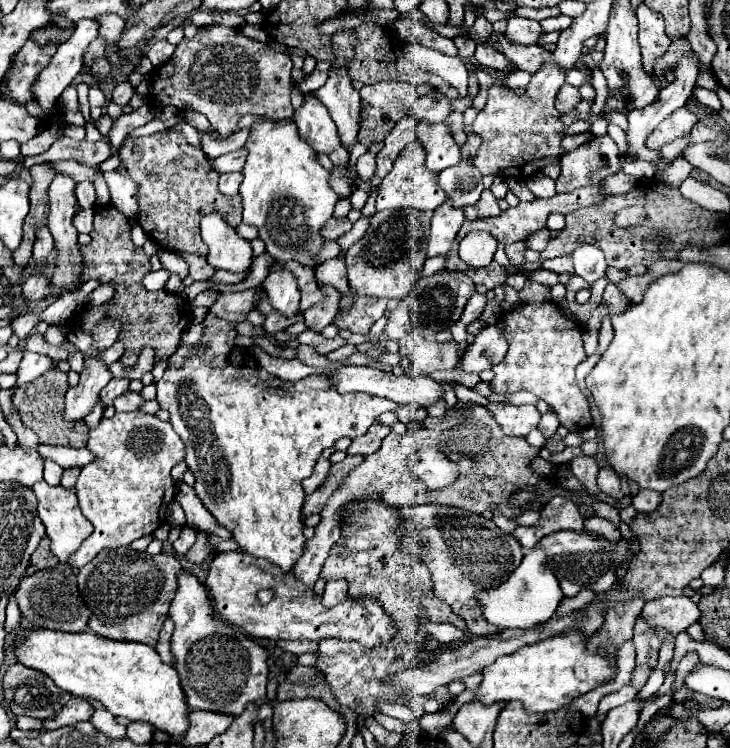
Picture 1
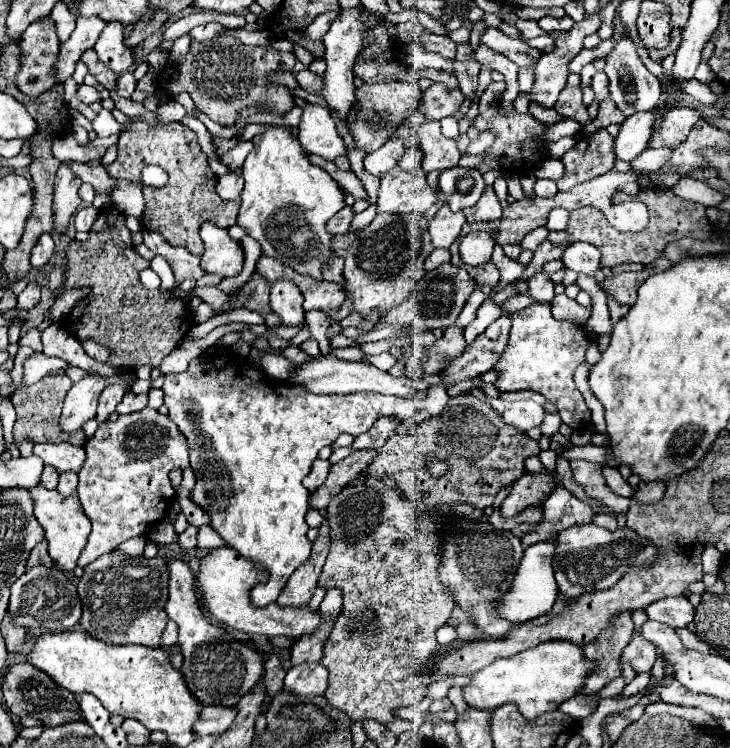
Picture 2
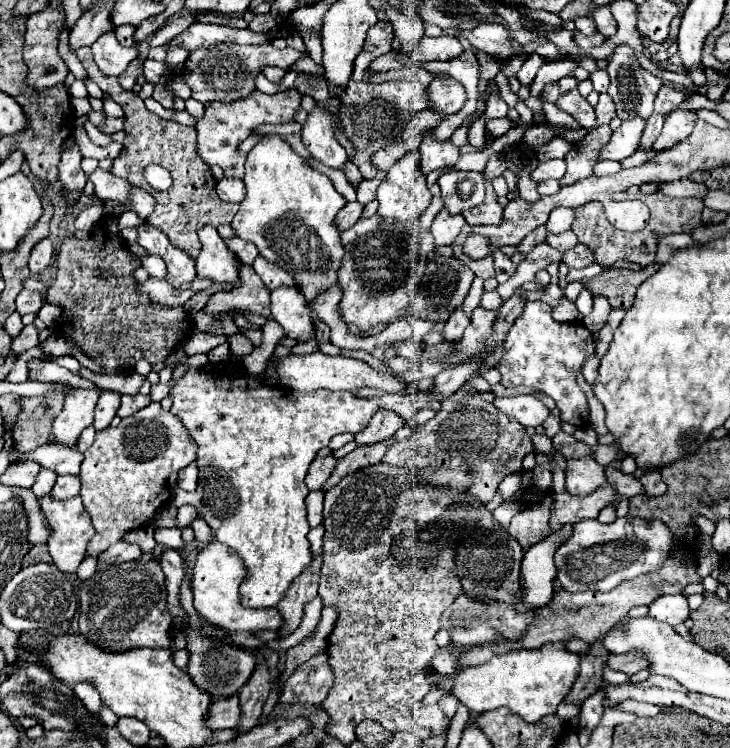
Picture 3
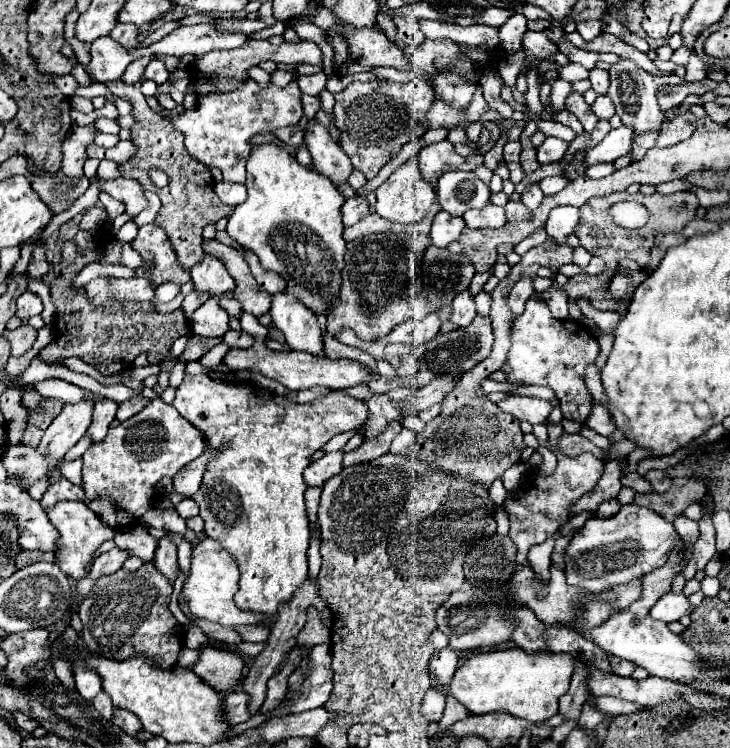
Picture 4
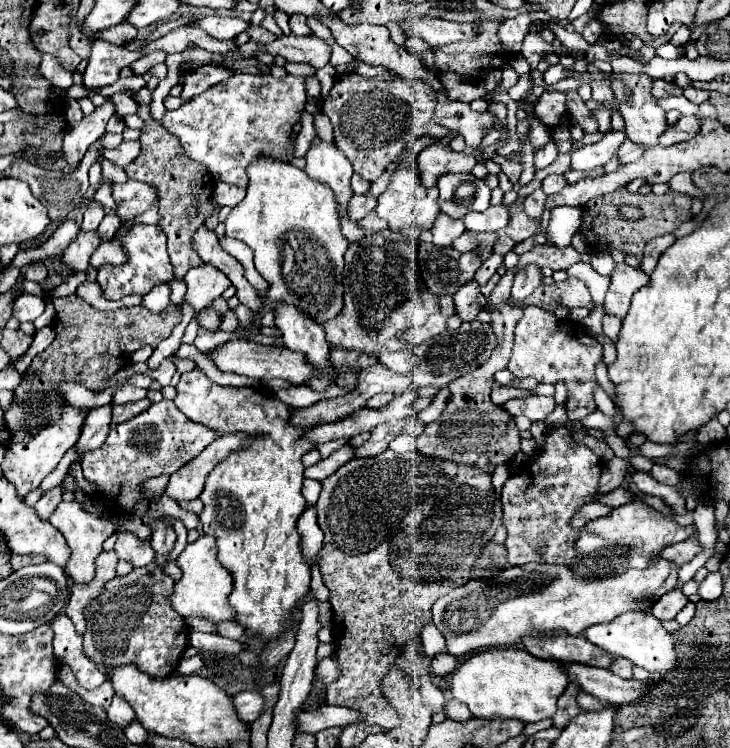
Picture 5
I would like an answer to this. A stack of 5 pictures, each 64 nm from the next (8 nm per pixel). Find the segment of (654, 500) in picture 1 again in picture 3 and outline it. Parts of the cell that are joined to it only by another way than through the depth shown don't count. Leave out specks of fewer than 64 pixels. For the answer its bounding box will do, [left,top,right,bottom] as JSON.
[640,472,666,496]

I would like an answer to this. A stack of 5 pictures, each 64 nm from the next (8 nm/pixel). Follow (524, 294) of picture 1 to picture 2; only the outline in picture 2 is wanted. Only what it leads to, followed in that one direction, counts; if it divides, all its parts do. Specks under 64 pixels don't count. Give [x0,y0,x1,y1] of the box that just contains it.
[528,272,555,302]

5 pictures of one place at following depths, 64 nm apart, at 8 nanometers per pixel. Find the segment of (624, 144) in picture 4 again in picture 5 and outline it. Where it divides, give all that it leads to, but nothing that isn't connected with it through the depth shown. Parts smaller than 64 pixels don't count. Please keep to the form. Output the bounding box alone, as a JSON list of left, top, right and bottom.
[570,130,626,172]

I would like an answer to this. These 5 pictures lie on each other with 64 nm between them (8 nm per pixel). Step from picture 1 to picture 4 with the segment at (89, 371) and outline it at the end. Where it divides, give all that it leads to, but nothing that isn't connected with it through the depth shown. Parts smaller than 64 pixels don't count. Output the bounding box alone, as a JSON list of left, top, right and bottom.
[2,400,92,492]

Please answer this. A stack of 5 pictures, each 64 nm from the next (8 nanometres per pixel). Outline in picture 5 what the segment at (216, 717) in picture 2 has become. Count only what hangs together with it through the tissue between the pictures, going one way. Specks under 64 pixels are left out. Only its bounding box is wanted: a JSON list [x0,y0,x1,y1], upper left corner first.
[234,690,264,722]

